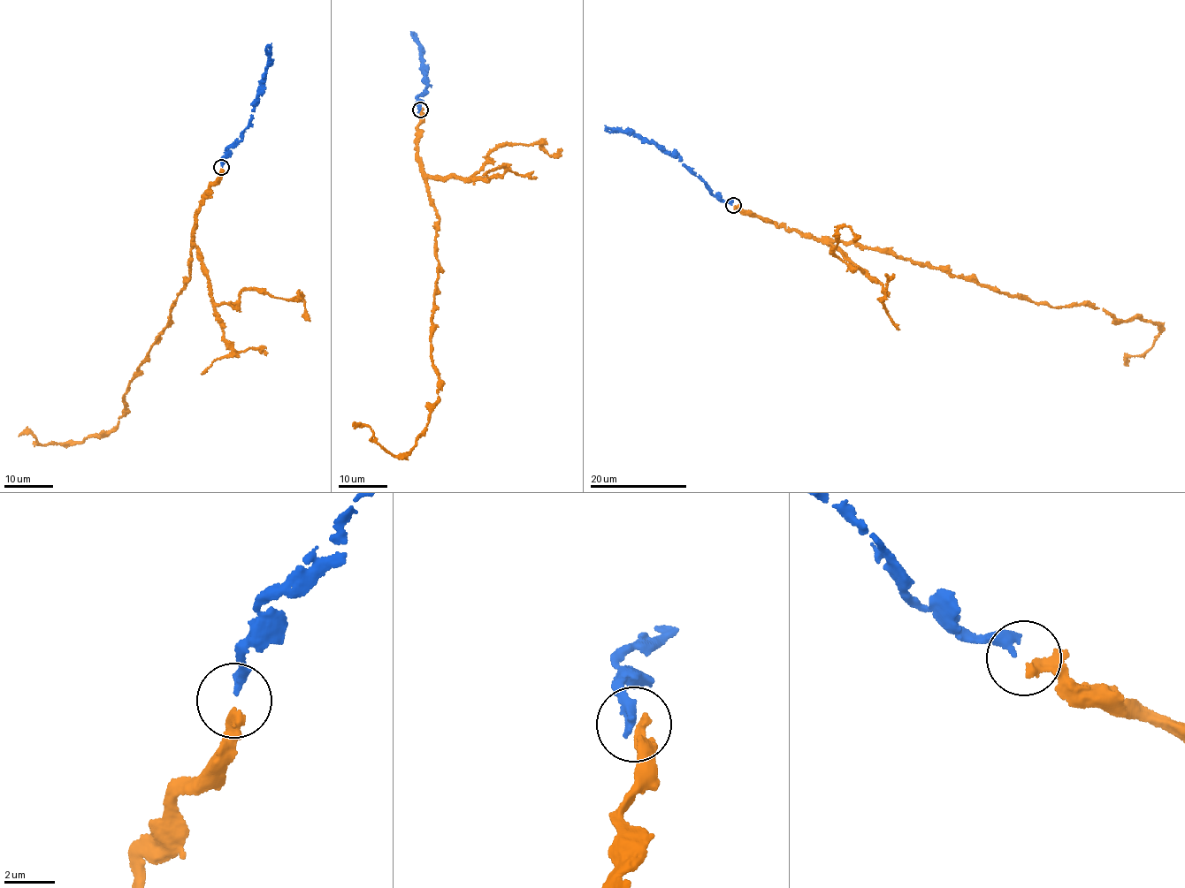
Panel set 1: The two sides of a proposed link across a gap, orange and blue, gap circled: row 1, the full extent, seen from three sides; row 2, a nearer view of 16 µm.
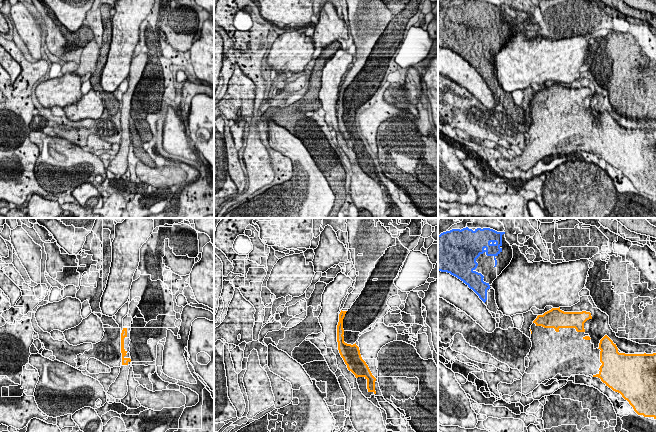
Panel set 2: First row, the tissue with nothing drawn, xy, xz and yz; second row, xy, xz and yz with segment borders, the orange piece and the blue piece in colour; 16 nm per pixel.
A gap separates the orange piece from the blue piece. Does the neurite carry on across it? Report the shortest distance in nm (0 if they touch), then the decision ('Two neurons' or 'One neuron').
Distance 850 nm. Two neurons

